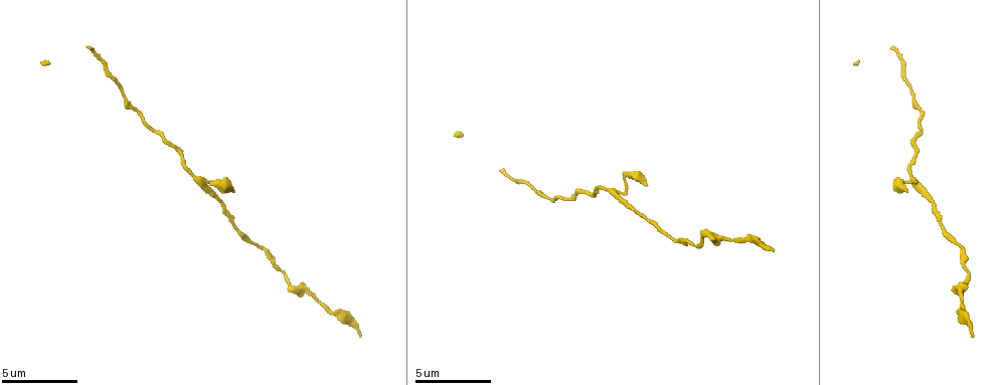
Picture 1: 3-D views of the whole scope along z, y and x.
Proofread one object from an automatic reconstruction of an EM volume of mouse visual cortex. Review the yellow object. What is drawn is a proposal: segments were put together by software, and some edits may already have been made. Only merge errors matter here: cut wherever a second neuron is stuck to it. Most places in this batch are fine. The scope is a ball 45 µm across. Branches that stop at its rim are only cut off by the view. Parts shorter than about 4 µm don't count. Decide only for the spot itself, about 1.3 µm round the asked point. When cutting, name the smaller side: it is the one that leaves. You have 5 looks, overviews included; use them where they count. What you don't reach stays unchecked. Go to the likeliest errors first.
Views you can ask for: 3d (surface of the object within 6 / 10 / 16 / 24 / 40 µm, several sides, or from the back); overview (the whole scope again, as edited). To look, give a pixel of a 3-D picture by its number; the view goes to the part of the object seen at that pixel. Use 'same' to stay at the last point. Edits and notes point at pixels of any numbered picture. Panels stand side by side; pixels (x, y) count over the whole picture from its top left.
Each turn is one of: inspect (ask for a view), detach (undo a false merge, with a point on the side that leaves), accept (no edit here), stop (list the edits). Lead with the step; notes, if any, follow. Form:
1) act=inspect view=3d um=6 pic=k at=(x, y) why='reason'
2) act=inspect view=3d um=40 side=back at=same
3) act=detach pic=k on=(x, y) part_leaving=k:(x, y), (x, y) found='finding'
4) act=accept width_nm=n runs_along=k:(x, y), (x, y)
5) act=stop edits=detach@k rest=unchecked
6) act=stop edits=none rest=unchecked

act=inspect view=3d um=16 pic=1 at=(202, 179)

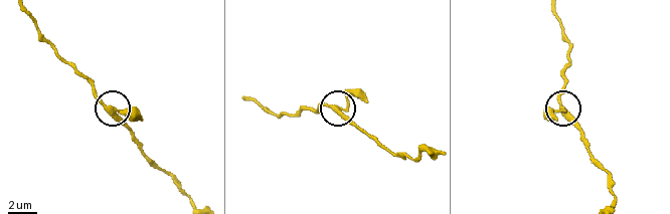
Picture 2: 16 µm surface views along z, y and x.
act=accept width_nm=280 found='one neuron here'

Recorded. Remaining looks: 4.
act=inspect view=3d um=16 pic=1 at=(700, 243) why='sudden change in width'

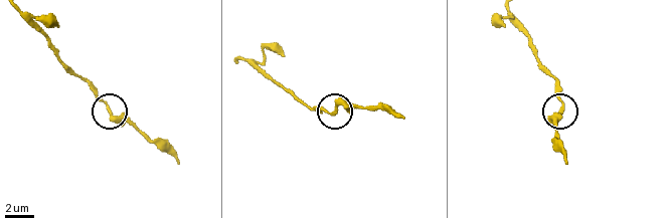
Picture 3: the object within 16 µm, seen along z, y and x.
act=accept width_nm=220 found='one neuron here'

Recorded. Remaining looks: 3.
act=inspect view=3d um=6 pic=1 at=(918, 134) why='sudden change in width'

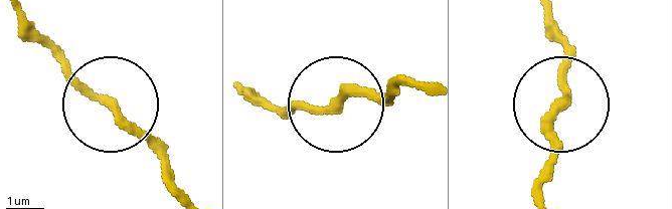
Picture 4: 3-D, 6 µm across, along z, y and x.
act=accept runs_along=4:(538, 197), (548, 121), (567, 82), (557, 27) found='one neuron here'

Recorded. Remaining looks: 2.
act=stop edits=none rest=unchecked

